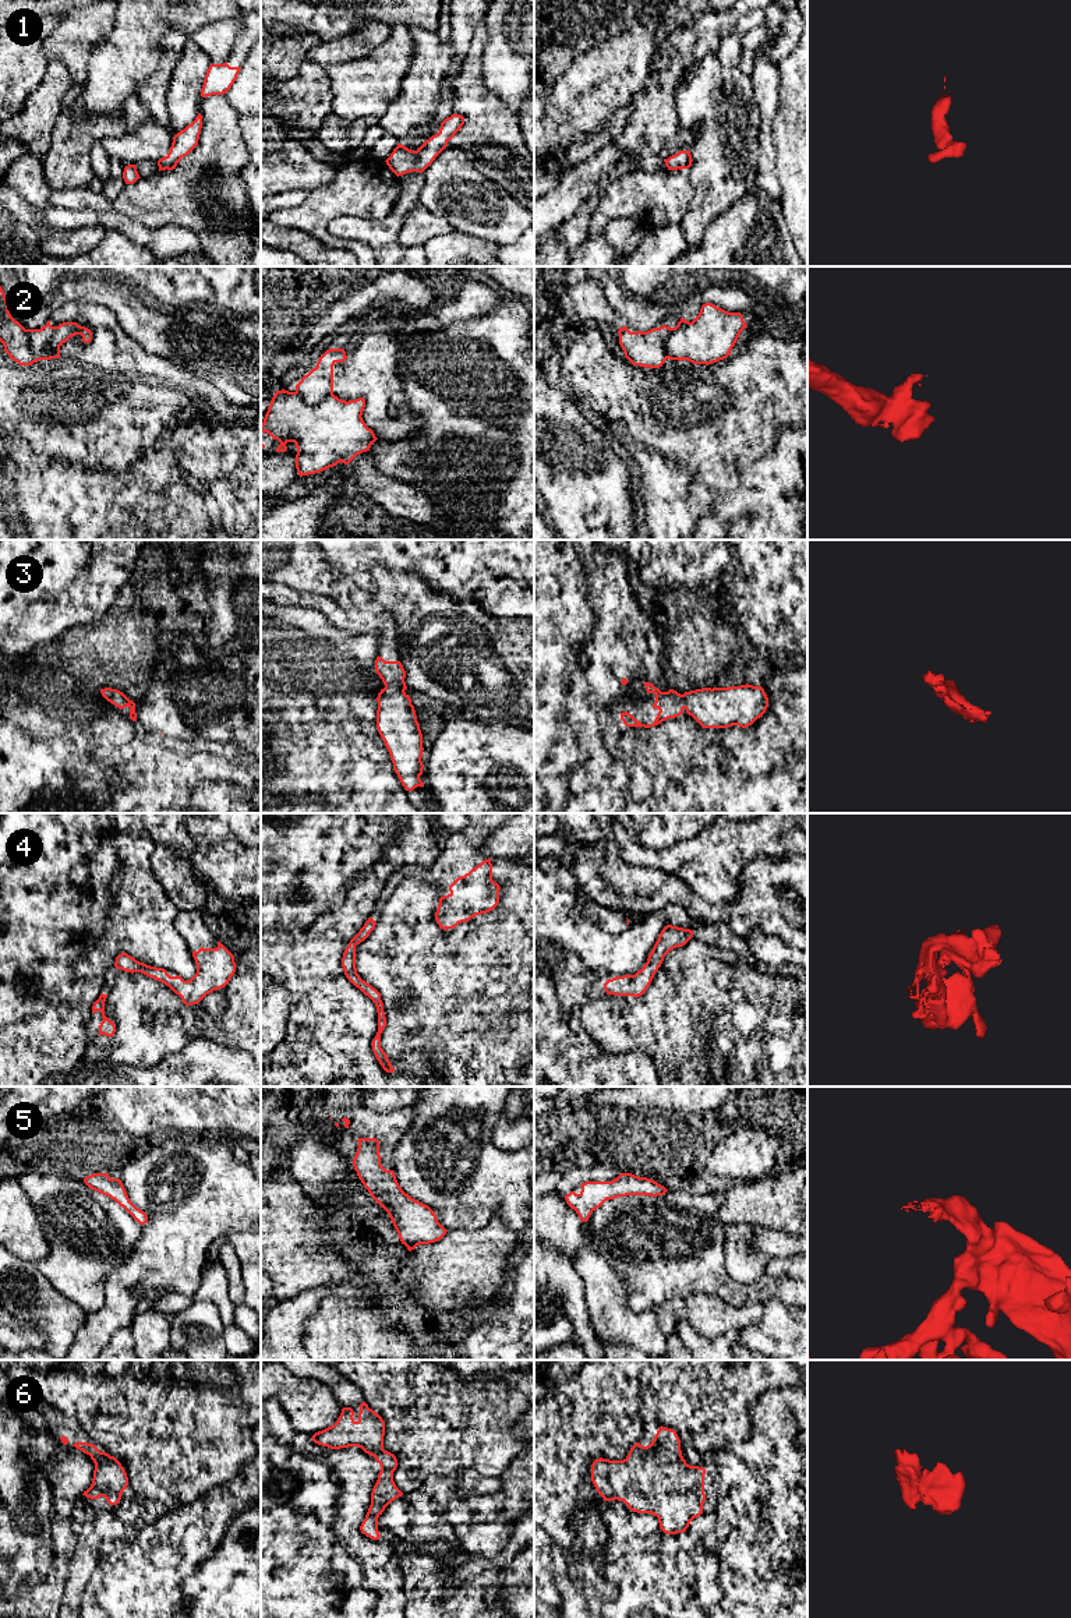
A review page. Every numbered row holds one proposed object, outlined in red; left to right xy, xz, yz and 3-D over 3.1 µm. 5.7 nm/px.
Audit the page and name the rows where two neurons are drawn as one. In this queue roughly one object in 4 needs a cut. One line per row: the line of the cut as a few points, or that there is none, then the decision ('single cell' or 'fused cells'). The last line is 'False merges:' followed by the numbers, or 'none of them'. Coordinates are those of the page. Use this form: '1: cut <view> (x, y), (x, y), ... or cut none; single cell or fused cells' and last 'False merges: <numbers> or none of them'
1: cut none; single cell
2: cut xy (57, 327), (48, 346), (41, 353), (29, 350); fused cells
3: cut none; single cell
4: cut none; single cell
5: cut none; single cell
6: cut none; single cell
False merges: 2

